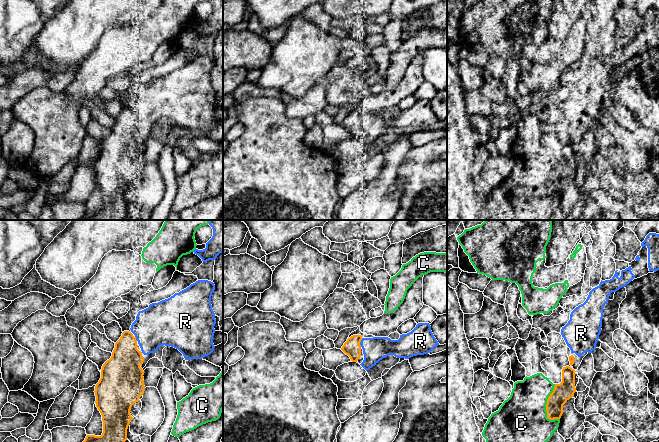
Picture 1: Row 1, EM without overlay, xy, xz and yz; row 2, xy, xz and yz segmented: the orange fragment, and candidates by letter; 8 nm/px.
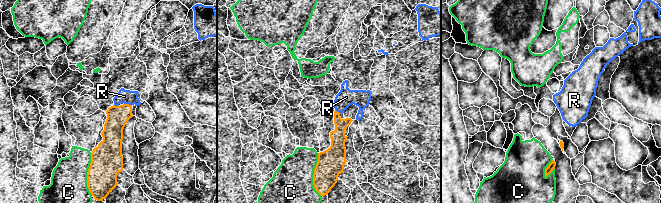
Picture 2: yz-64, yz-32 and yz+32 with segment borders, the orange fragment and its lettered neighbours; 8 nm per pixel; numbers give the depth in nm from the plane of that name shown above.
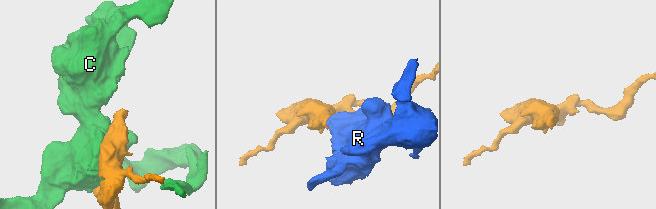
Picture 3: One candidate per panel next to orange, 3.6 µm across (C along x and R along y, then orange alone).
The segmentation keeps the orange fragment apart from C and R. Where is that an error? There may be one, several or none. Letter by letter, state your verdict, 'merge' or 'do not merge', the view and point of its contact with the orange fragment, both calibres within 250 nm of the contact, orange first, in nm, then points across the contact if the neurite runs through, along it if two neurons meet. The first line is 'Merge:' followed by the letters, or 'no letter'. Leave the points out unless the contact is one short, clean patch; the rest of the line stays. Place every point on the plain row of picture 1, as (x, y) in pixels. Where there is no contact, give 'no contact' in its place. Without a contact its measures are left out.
Merge: R
C: do not merge; meets orange in yz at (547, 178); 150 nm thick on the orange side, 400 nm on the other
R: merge; meets orange in xz at (360, 117); 140 nm thick on the orange side, 190 nm on the other

